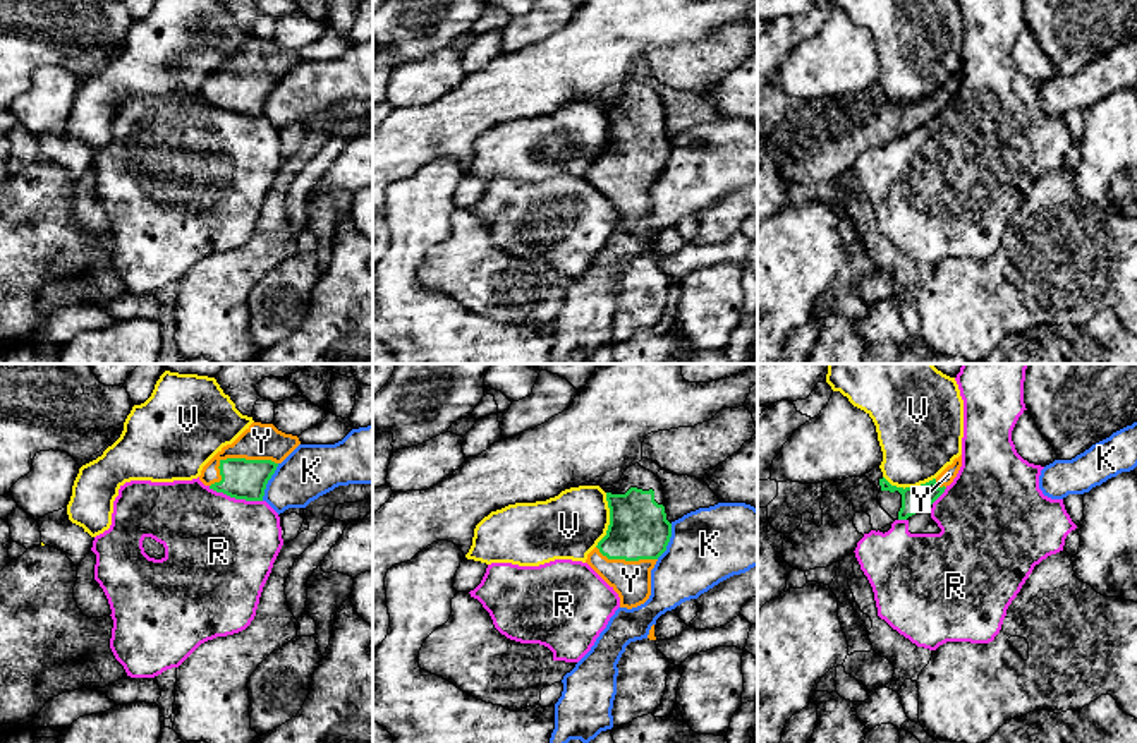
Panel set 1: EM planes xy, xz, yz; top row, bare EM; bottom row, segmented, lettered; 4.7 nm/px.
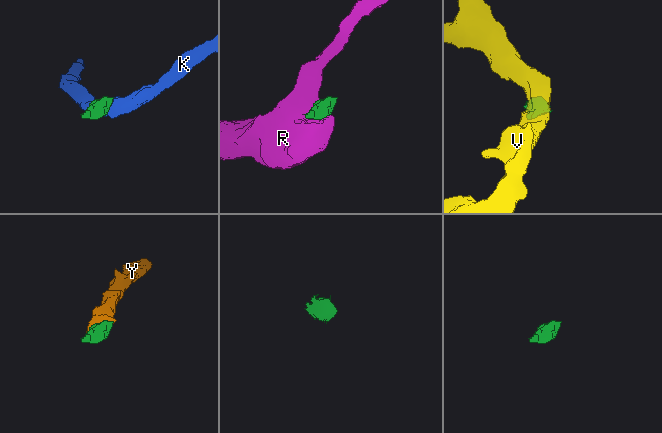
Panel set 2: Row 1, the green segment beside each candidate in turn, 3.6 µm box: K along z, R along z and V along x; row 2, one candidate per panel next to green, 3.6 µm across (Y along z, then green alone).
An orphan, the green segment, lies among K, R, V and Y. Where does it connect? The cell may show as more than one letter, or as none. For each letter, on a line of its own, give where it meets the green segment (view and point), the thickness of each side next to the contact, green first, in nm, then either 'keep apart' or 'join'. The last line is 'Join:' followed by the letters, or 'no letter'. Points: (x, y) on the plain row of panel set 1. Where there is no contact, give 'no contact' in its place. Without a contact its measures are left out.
K: xy (267, 98) | 190/260 nm | keep apart
R: xy (236, 114) | 190/500 nm | keep apart
V: xz (610, 136) | 280/300 nm | keep apart
Y: xy (234, 74) | 190/180 nm | join
Join: Y

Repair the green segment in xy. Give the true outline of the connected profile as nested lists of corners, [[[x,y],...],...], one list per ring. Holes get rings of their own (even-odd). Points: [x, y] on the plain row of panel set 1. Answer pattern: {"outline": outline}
{"outline": [[[252,38],[203,82],[199,96],[235,115],[263,117],[277,82],[299,60],[297,51],[285,50],[273,39]]]}

